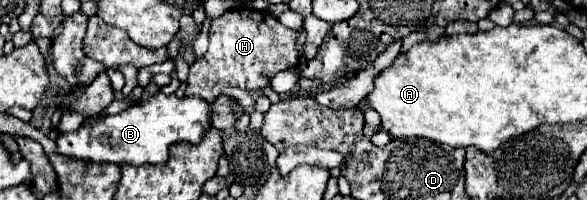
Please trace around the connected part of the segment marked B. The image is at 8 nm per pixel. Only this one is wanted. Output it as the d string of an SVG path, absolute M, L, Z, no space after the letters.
M157 92L153 98L145 100L143 104L135 104L129 106L127 110L113 114L113 116L105 116L99 122L81 126L77 132L67 132L61 134L57 138L57 152L65 154L65 156L75 156L75 158L87 158L93 162L113 162L113 164L163 164L169 158L169 148L173 144L179 142L187 142L187 144L199 144L205 134L211 130L211 114L213 114L213 104L205 102L199 96L183 96L177 98L175 94L165 96L161 92Z

